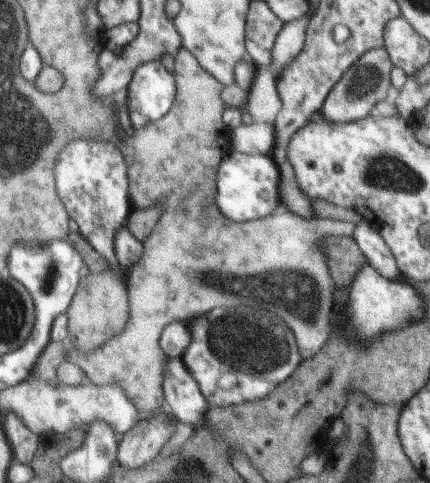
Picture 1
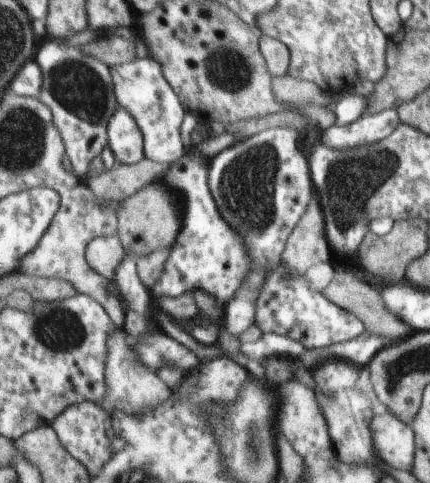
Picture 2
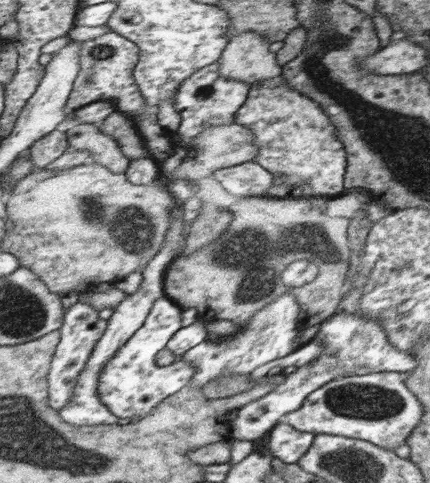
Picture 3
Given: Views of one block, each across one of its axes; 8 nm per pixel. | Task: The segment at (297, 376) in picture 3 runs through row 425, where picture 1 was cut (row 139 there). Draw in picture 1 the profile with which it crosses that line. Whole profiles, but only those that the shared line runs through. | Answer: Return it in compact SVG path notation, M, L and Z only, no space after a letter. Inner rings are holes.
M241 124L233 132L229 132L231 142L231 154L247 154L247 156L269 156L275 150L277 136L275 136L275 124Z

